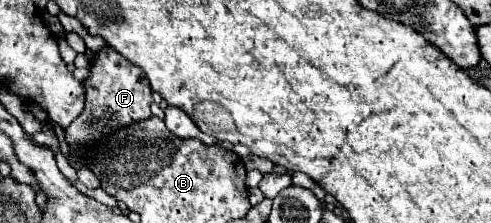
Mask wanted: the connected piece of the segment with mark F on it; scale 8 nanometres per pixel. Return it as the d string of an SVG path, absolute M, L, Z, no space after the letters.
M116 50L100 52L94 58L90 66L90 76L84 80L84 90L86 90L86 106L82 114L68 128L64 128L66 144L70 148L70 164L76 170L88 168L88 160L82 154L94 148L96 144L94 140L98 140L98 136L94 134L112 134L120 128L126 128L152 116L150 114L152 90L146 76Z

